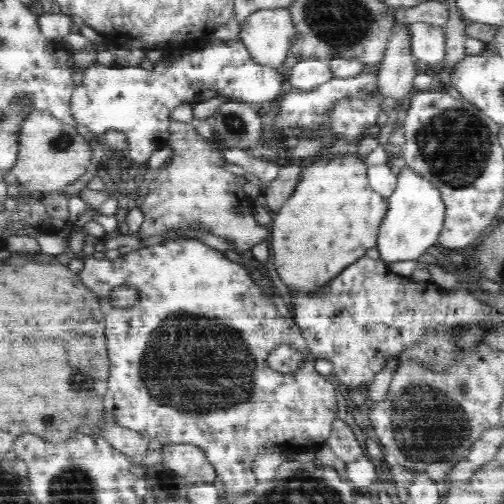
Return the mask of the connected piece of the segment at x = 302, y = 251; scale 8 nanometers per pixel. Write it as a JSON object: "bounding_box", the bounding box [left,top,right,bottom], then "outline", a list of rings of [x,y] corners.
{"bounding_box":[269,154,389,292],"outline":[[[319,154],[315,159],[302,164],[300,184],[296,184],[294,192],[276,213],[273,223],[269,226],[274,268],[291,291],[319,292],[320,288],[334,280],[346,266],[350,266],[352,262],[362,258],[370,248],[377,246],[379,228],[389,202],[380,193],[372,190],[367,174],[364,160],[360,160],[356,155],[329,158],[325,154]]]}

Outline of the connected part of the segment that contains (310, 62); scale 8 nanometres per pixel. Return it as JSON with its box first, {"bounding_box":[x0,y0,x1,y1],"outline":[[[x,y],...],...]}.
{"bounding_box":[287,58,334,90],"outline":[[[304,58],[296,61],[291,68],[290,78],[287,80],[287,90],[314,90],[334,78],[329,62],[326,59]]]}

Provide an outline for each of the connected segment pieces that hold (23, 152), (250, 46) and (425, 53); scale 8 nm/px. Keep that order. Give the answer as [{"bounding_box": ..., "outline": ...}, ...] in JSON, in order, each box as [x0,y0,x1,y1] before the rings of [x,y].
[{"bounding_box":[11,111,93,198],"outline":[[[48,111],[30,113],[24,124],[20,124],[18,133],[18,157],[11,172],[16,176],[22,191],[41,198],[53,190],[62,194],[68,184],[86,172],[93,158],[89,142],[76,128],[56,119]]]},{"bounding_box":[240,8,296,66],"outline":[[[272,8],[254,12],[241,25],[240,38],[252,60],[260,65],[282,66],[296,39],[289,8]]]},{"bounding_box":[411,23,445,67],"outline":[[[413,23],[411,33],[411,52],[420,63],[428,67],[438,67],[445,58],[445,31],[442,27],[427,23]]]}]

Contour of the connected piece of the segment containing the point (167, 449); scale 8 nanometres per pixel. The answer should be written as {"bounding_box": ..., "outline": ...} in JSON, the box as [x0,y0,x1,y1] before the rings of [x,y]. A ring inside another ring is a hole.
{"bounding_box":[163,444,218,483],"outline":[[[193,444],[164,445],[163,464],[188,482],[218,483],[217,474],[204,451]]]}

